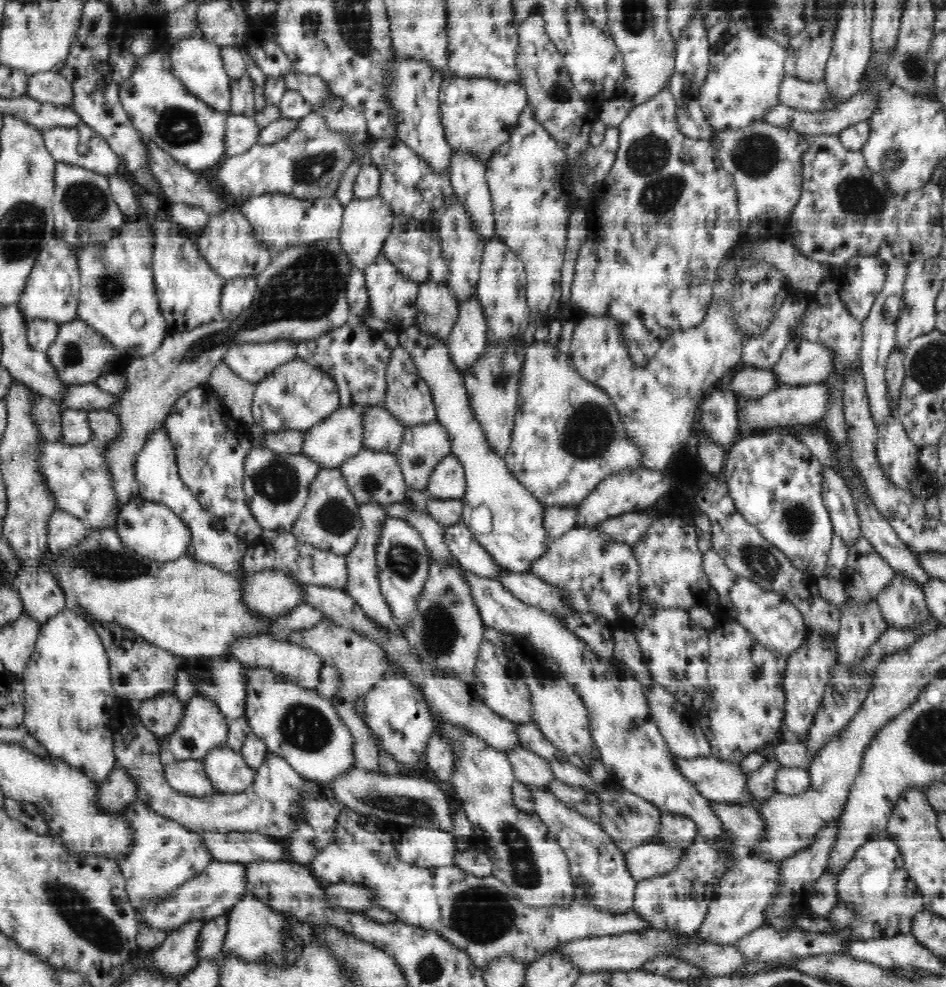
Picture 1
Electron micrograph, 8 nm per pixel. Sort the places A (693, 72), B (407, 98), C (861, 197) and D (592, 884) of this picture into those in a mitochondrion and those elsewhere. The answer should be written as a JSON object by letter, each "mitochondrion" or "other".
{"A":"other","B":"other","C":"mitochondrion","D":"other"}

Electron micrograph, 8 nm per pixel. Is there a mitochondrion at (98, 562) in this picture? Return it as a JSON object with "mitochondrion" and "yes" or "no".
{"mitochondrion":"yes"}

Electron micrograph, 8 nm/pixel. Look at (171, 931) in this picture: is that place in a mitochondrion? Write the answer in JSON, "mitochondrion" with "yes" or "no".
{"mitochondrion":"no"}

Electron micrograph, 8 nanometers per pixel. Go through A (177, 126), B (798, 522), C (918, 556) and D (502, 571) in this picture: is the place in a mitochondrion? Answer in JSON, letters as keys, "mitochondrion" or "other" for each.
{"A":"mitochondrion","B":"mitochondrion","C":"other","D":"other"}

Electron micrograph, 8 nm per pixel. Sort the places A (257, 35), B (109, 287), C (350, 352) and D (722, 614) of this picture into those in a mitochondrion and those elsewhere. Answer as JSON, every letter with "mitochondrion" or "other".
{"A":"other","B":"mitochondrion","C":"other","D":"other"}

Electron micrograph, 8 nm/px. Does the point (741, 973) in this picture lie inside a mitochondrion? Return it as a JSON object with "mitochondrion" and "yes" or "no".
{"mitochondrion":"no"}

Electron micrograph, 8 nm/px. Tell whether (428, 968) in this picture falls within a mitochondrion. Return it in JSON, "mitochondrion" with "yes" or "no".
{"mitochondrion":"yes"}

